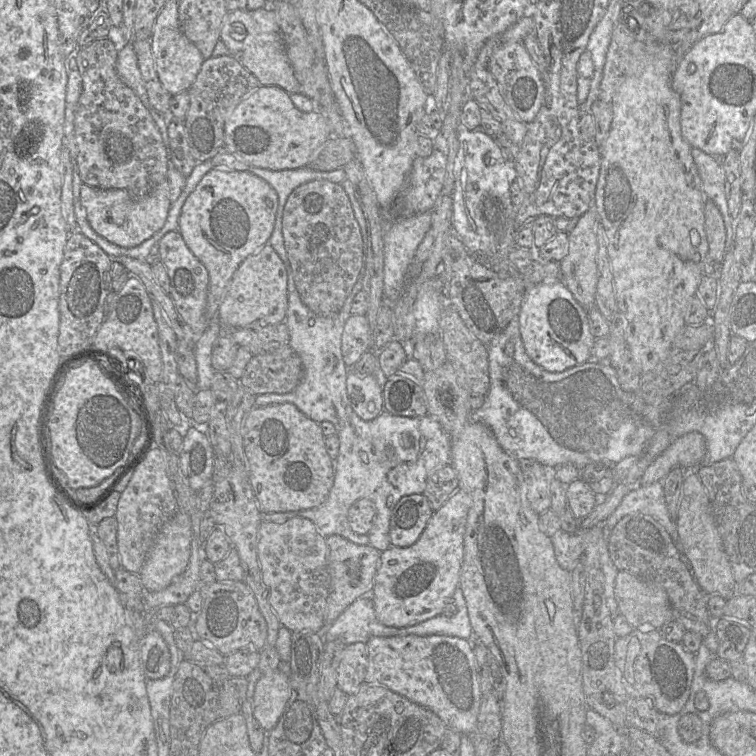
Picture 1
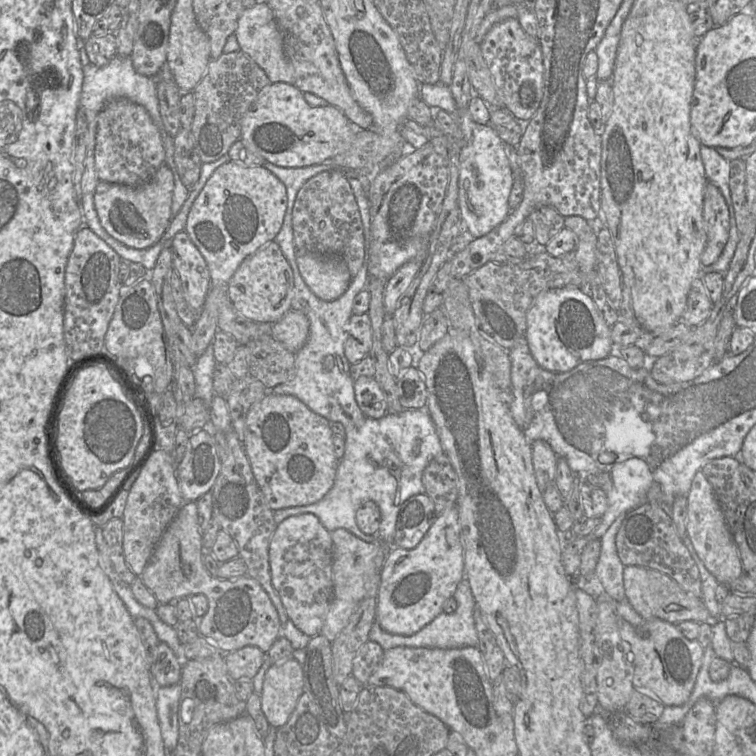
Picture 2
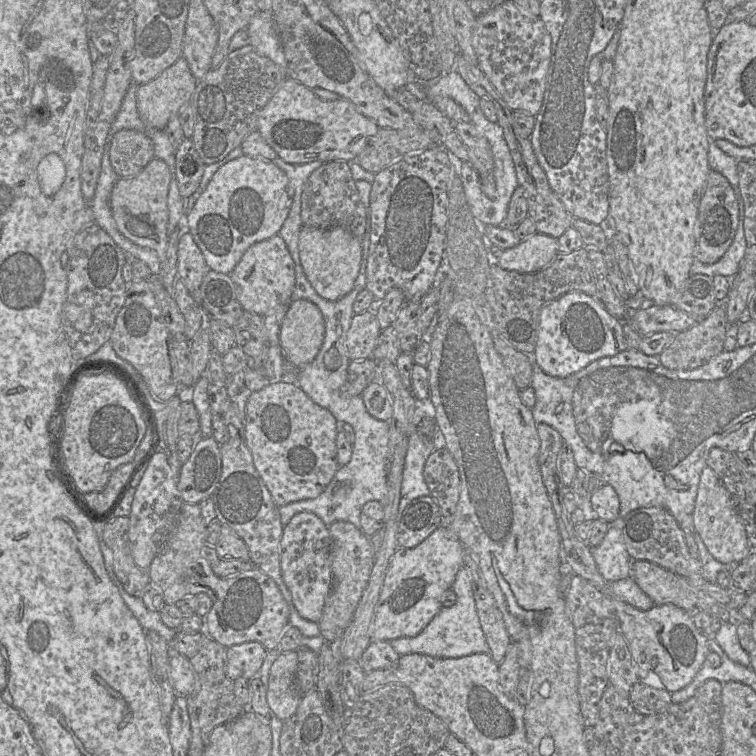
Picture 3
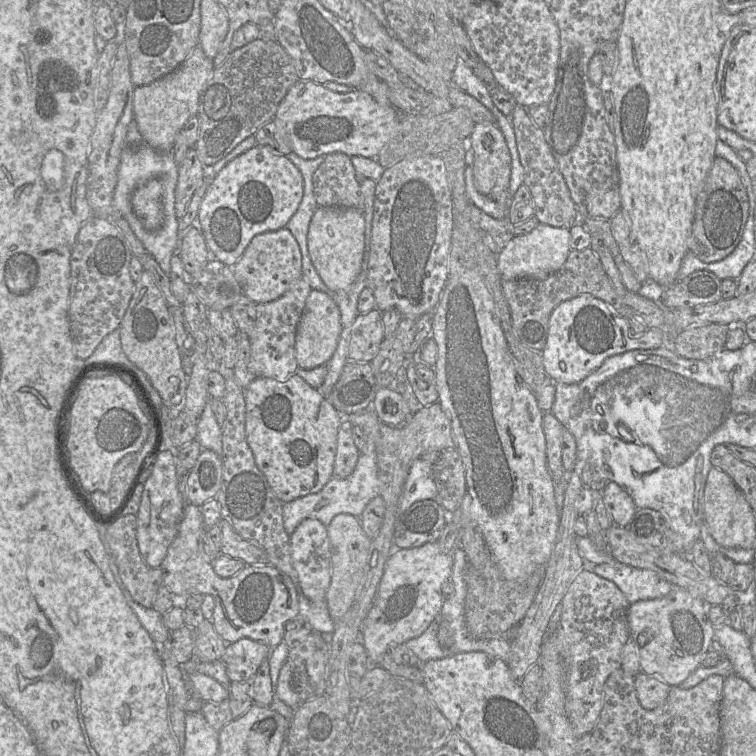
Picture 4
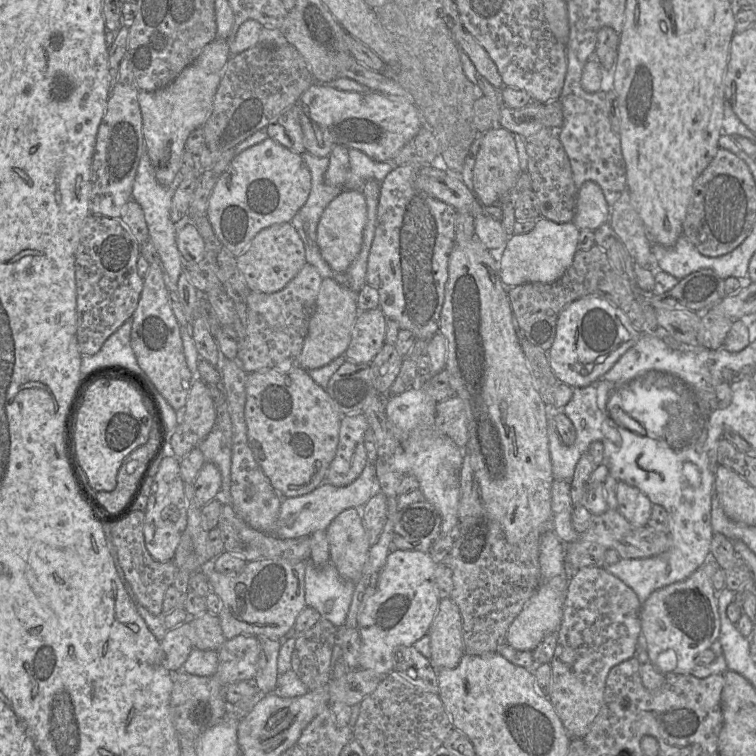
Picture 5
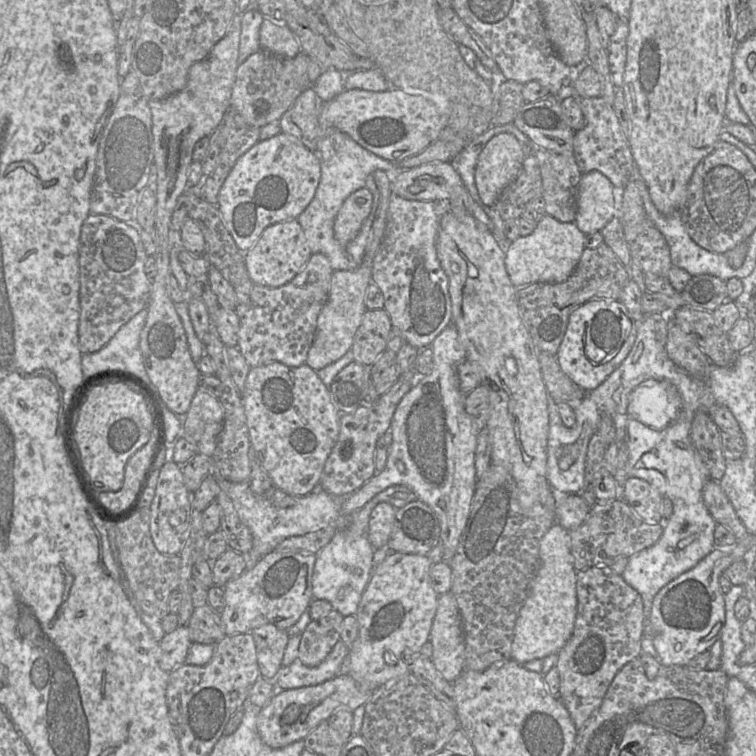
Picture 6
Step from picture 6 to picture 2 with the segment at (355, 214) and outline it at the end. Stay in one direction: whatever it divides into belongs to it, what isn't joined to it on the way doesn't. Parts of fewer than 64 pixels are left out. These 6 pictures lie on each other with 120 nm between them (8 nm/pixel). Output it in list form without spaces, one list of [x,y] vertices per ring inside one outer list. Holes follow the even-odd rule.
[[[315,253],[297,255],[300,274],[310,290],[321,300],[334,301],[348,289],[352,276],[343,260]]]

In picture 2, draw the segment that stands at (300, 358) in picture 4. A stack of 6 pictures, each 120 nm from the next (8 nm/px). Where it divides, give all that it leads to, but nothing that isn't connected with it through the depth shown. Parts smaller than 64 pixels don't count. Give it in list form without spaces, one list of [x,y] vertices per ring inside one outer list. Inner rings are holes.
[[[290,309],[271,327],[271,334],[288,350],[299,351],[306,343],[310,332],[310,321],[300,310]]]

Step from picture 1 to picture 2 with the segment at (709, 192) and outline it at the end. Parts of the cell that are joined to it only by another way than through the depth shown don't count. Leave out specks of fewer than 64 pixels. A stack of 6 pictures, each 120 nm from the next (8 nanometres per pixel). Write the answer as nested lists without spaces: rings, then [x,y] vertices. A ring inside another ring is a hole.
[[[701,145],[701,159],[708,183],[714,184],[722,193],[728,207],[734,207],[729,188],[730,161],[715,148]]]

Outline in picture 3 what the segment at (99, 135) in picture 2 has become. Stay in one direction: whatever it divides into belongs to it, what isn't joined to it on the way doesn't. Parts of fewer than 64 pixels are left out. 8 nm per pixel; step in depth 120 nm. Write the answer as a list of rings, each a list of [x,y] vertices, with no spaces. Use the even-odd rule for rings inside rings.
[[[124,129],[109,137],[107,152],[119,178],[138,175],[155,158],[154,146],[144,131]]]

